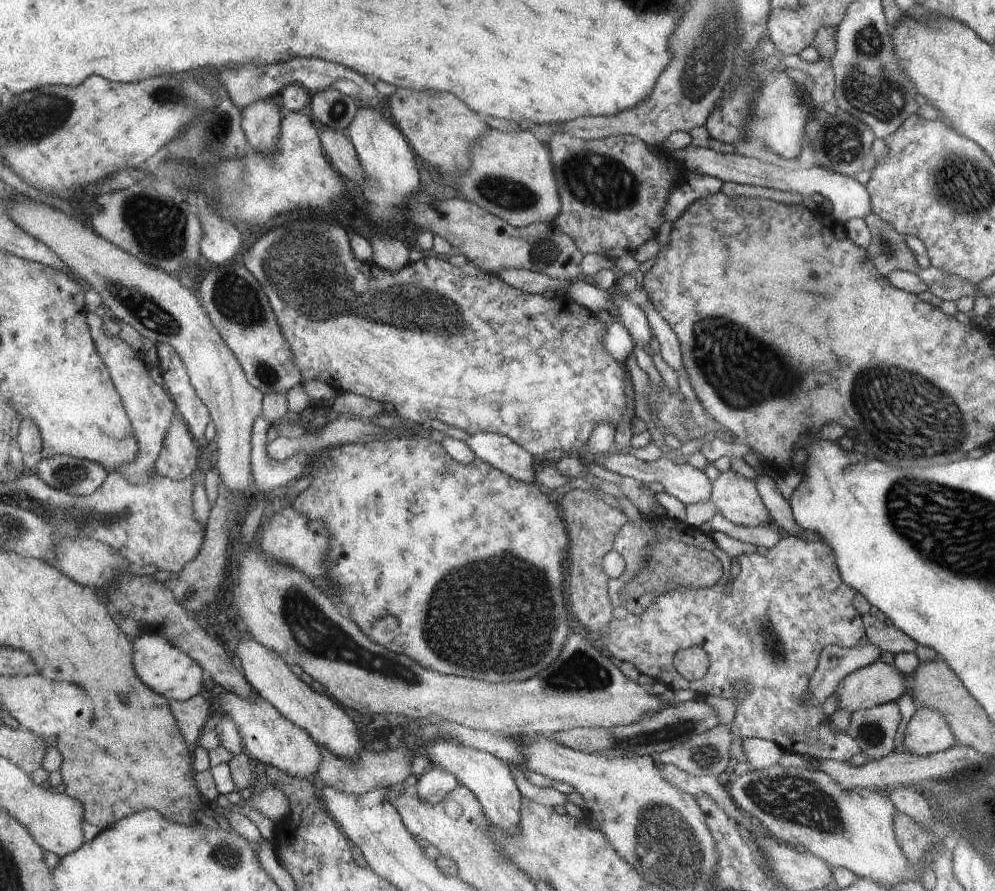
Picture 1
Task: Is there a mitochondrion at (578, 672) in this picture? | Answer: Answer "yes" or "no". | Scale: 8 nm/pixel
yes

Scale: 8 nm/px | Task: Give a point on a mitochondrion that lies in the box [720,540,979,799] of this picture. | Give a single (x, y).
(771, 646)

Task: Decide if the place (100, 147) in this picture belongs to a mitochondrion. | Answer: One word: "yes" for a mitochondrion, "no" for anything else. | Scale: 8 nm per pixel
no

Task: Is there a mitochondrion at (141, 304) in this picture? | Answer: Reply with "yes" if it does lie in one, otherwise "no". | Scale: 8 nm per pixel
yes

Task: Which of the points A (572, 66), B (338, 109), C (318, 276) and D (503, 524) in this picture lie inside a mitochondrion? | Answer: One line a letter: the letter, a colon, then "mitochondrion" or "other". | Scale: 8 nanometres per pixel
A: other
B: mitochondrion
C: mitochondrion
D: other

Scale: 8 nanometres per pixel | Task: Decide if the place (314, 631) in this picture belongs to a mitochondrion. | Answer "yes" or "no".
yes

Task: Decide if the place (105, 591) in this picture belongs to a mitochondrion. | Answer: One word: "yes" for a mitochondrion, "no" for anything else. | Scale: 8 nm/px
no

